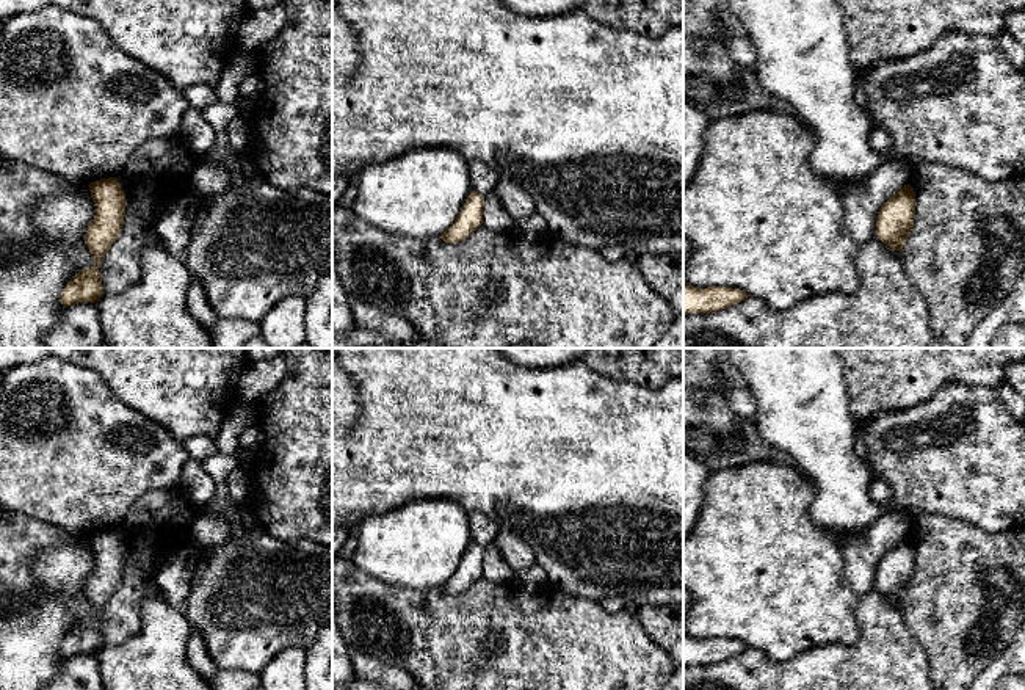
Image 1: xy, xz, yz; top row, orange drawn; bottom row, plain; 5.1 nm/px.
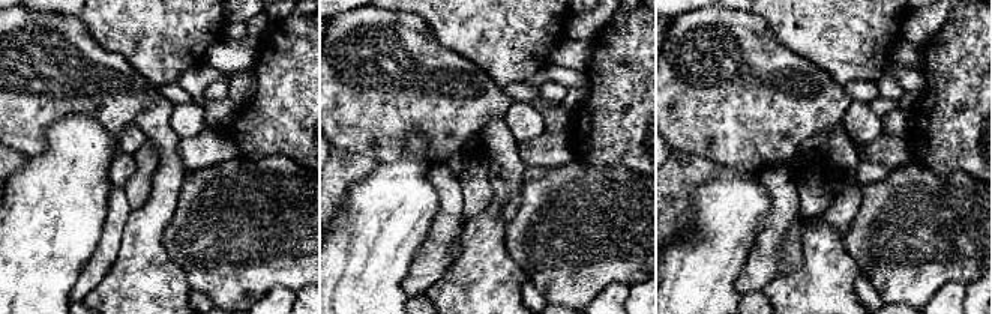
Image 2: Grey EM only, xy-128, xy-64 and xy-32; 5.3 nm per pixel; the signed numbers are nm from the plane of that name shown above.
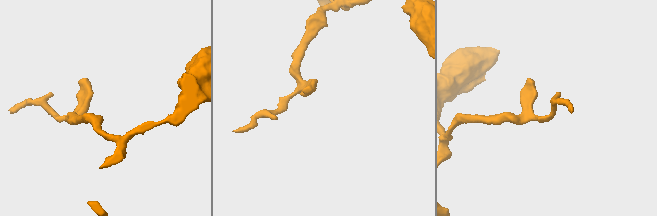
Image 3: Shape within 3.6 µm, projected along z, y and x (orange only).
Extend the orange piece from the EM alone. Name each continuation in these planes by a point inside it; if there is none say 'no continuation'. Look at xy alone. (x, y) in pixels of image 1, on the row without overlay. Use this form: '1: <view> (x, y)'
no continuation

